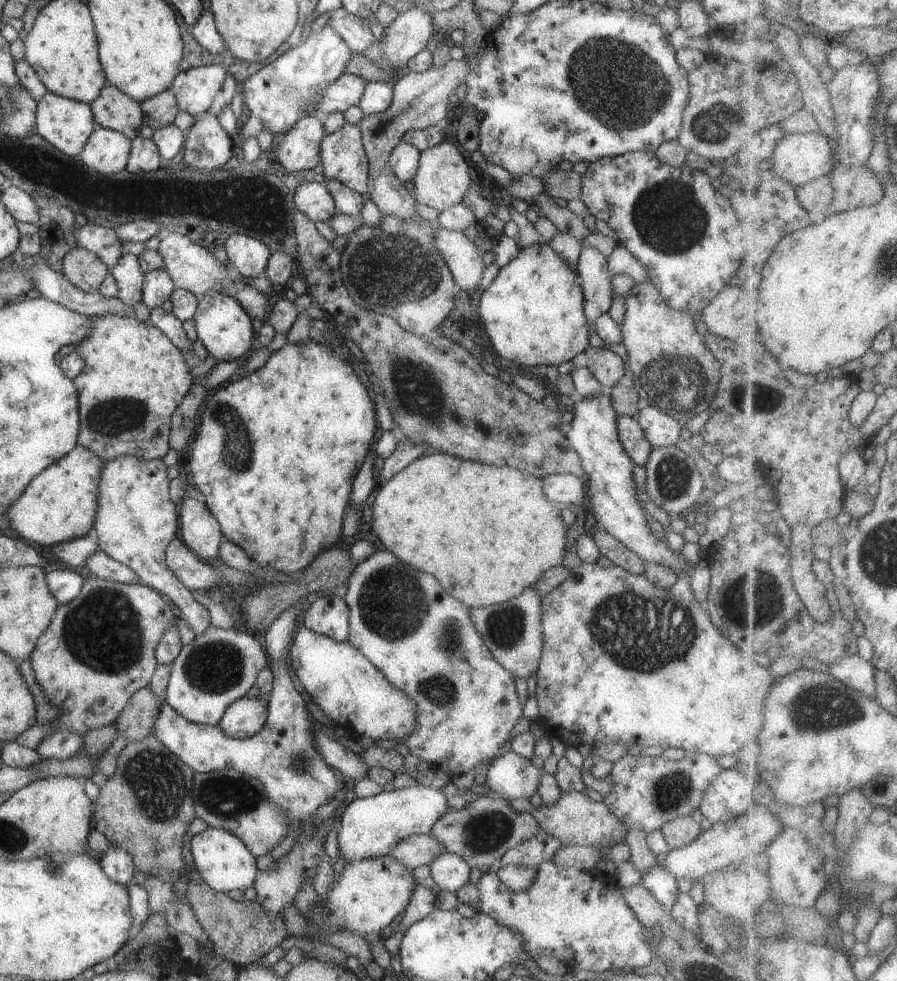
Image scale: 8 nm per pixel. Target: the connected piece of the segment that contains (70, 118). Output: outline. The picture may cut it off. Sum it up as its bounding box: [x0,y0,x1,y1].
[34,92,95,158]

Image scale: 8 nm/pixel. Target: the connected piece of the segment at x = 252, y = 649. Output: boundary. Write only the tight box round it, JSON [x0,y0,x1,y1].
[166,626,269,726]

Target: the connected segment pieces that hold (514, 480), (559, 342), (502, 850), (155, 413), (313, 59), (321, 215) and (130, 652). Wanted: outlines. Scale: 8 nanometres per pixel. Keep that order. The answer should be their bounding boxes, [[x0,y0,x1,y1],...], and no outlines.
[[372,453,569,607],[478,243,590,366],[430,794,538,867],[73,316,194,462],[243,25,351,135],[293,180,338,223],[30,575,178,736]]

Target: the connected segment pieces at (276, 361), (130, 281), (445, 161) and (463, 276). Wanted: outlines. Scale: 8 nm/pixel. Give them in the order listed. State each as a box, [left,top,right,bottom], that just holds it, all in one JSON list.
[[189,337,378,575],[108,251,144,307],[412,141,473,213],[434,224,486,292]]

